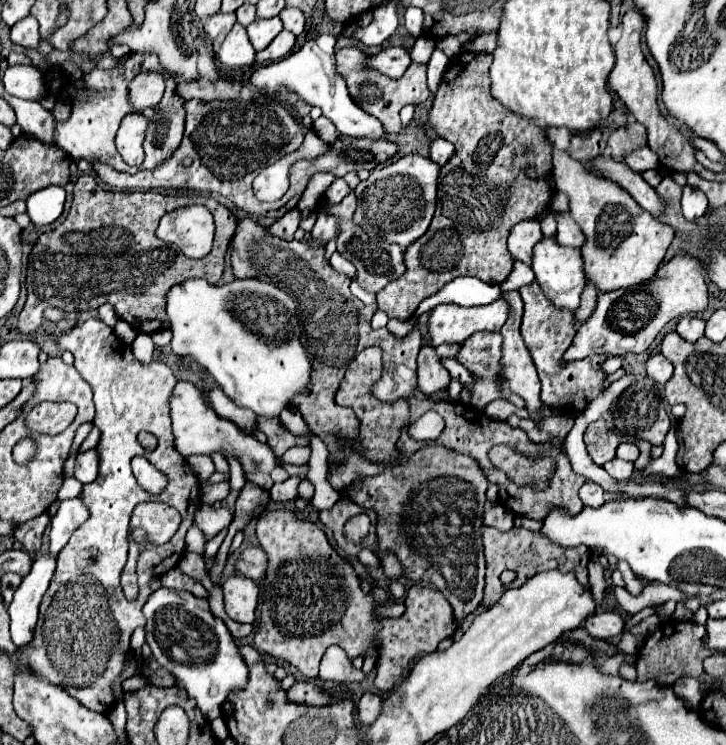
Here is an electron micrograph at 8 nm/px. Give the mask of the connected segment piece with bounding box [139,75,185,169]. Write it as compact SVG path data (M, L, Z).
M167 75L167 89L159 105L141 111L149 119L145 137L145 163L139 169L155 169L173 155L183 139L185 111L183 99L175 95L175 81Z

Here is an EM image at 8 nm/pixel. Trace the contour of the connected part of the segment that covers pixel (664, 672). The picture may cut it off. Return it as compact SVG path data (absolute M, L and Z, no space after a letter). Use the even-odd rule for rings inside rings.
M669 619L663 621L655 633L645 637L643 647L639 651L637 659L637 681L649 681L653 679L655 683L661 685L673 685L681 677L693 677L699 683L707 683L705 671L703 671L703 659L709 657L709 649L703 647L703 635L705 627L695 625L691 621L677 621Z

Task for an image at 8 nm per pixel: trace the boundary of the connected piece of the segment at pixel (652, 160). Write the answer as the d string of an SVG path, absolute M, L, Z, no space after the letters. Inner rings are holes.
M641 147L641 149L633 151L631 155L625 157L625 163L637 173L643 173L643 171L649 171L649 169L661 169L657 155L649 147Z

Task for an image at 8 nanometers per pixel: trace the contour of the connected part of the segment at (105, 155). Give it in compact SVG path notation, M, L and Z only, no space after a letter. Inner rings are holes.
M129 53L123 55L121 59L115 59L111 55L105 55L91 73L83 75L83 81L87 85L87 99L81 103L73 103L71 117L63 123L57 123L57 145L61 145L61 149L67 151L77 161L79 159L85 159L89 163L99 161L113 167L115 171L135 173L137 169L131 169L115 151L115 133L119 129L121 119L127 113L135 111L135 107L129 103L127 85L141 71L161 71L157 57Z

